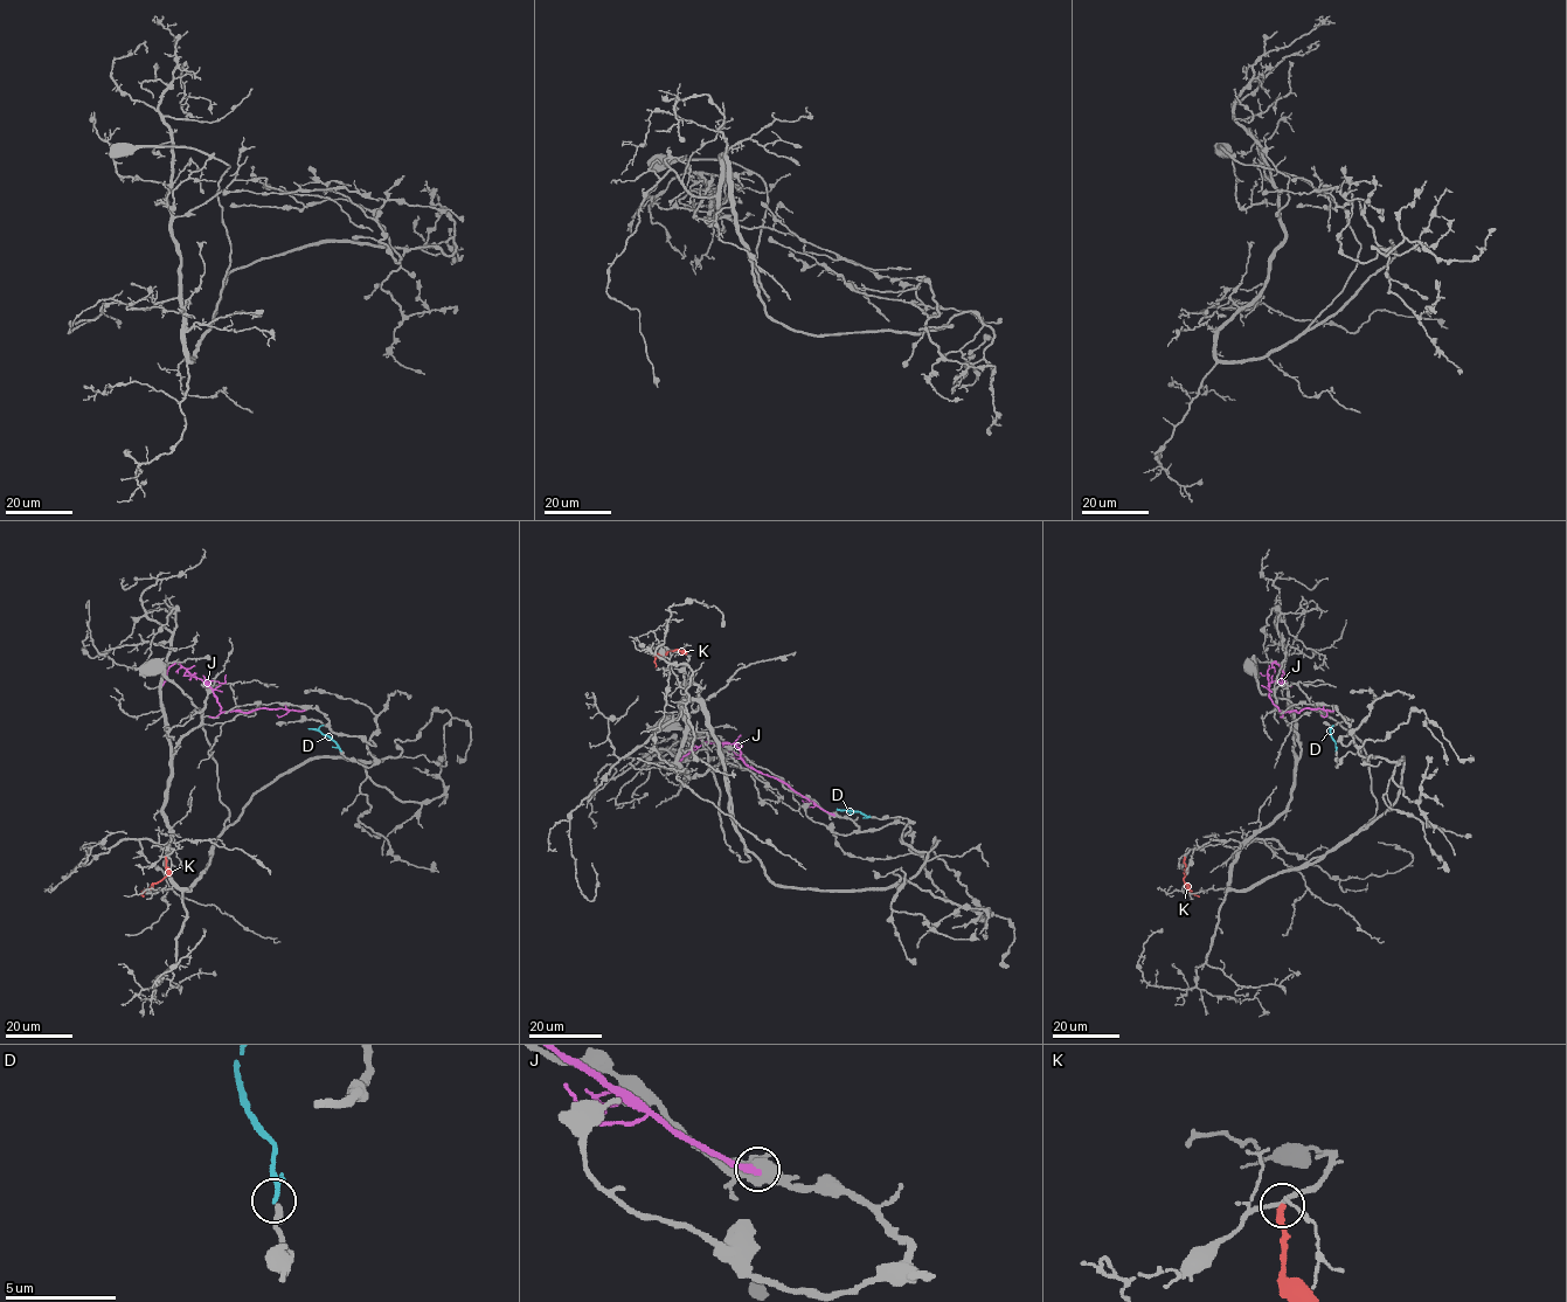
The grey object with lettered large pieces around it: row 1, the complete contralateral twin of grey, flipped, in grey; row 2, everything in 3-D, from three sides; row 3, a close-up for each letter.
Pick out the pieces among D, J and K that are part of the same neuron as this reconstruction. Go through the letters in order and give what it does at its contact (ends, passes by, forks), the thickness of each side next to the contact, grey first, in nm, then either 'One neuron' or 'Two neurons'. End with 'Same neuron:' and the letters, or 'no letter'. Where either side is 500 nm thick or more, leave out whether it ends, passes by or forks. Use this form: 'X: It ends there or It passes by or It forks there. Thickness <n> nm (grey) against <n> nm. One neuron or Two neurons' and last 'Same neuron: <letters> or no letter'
D: It ends there. Thickness 480 nm (grey) against 220 nm. Two neurons
J: Thickness 750 nm (grey) against 240 nm. Two neurons
K: It ends there. Thickness 160 nm (grey) against 280 nm. Two neurons
Same neuron: no letter

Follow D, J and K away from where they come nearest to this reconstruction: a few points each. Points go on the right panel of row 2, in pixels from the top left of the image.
D: (1335, 750), (1329, 728)
J: (1333, 710), (1283, 711), (1276, 706), (1269, 694), (1268, 670), (1274, 662), (1291, 685)
K: (1185, 856), (1183, 879), (1188, 890), (1199, 897)

